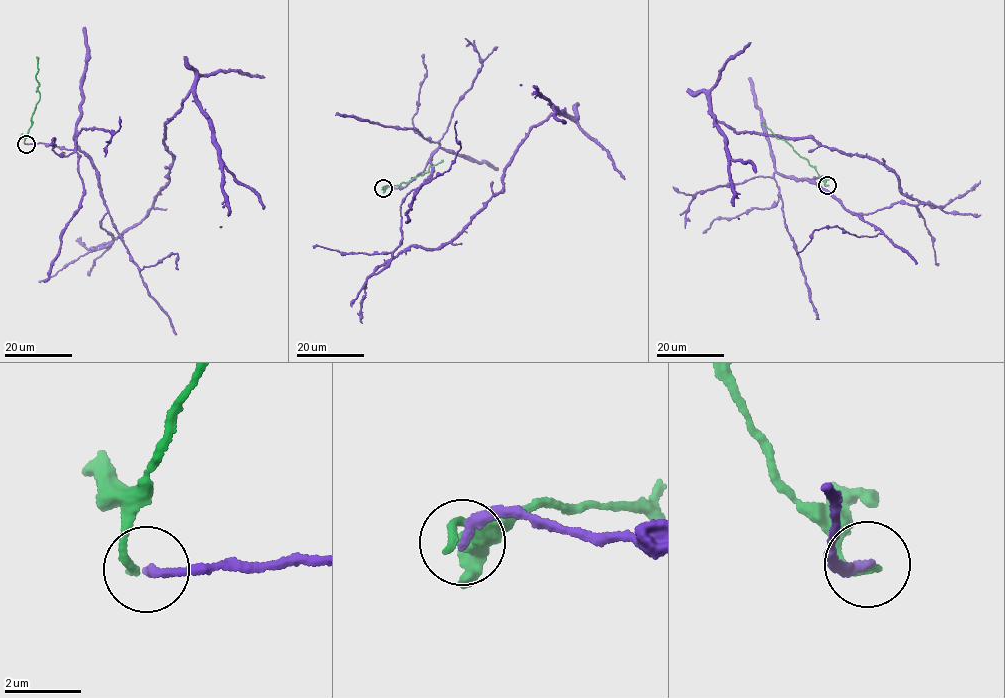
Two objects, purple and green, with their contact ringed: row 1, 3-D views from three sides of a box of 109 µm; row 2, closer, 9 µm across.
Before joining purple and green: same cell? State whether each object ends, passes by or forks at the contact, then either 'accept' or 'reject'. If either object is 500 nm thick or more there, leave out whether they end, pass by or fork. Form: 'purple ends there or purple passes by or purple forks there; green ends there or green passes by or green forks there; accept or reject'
purple ends there; green ends there; reject

